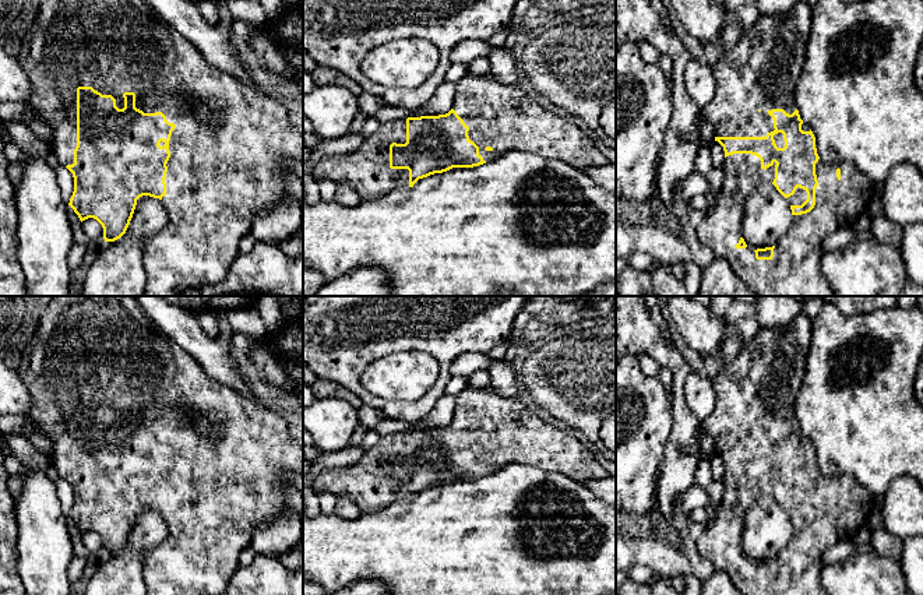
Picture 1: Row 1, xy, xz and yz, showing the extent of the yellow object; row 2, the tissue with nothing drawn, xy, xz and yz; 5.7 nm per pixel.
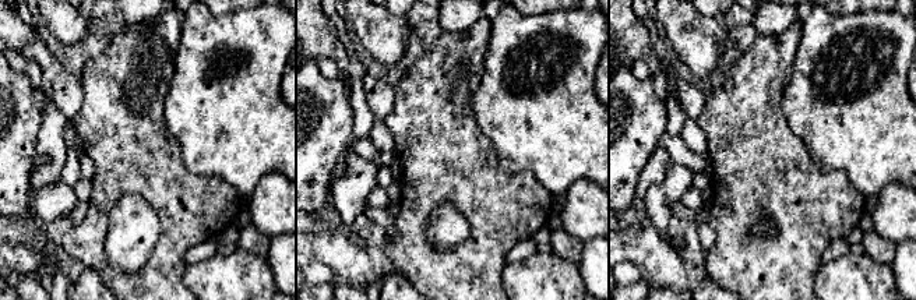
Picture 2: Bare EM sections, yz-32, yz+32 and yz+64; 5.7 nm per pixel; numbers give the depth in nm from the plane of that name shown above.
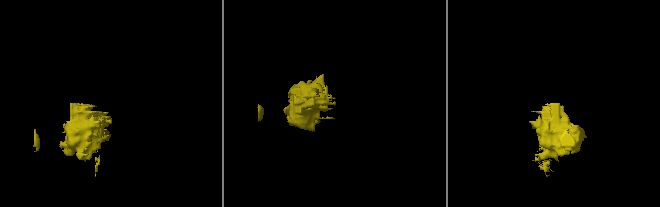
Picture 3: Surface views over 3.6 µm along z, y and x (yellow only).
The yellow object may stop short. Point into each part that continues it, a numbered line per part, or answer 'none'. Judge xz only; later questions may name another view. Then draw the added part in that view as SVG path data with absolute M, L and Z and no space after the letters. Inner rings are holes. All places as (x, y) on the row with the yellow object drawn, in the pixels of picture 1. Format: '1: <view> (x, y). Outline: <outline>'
1: xz (366, 171). Outline: M406 119L381 123L355 152L335 154L317 162L313 176L317 183L330 179L337 186L349 186L360 200L373 200L394 189L409 187L409 170L390 168L392 142L406 142Z

